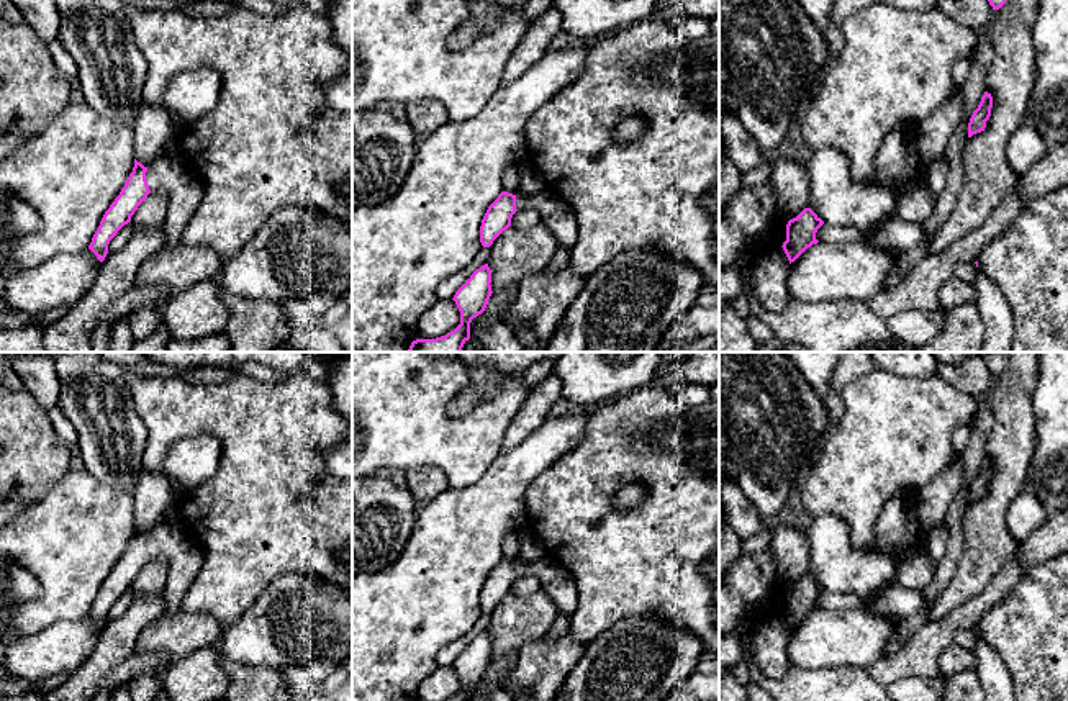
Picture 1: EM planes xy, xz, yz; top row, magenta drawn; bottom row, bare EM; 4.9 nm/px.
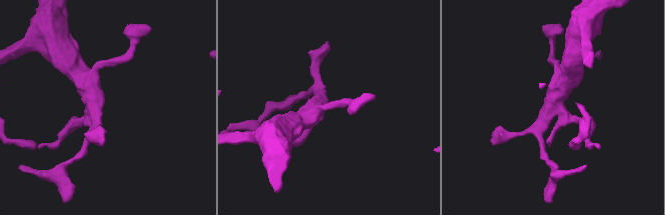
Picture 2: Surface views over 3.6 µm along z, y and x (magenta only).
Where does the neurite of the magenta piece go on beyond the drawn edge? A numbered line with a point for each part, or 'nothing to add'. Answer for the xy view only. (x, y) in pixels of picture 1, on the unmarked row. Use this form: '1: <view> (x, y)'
1: xy (182, 552)

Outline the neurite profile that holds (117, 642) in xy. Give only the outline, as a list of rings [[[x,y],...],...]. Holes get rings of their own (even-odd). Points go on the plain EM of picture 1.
[[[164,593],[138,595],[116,621],[108,621],[87,662],[67,681],[43,694],[43,701],[92,701],[105,678],[134,652],[146,624],[165,614]]]

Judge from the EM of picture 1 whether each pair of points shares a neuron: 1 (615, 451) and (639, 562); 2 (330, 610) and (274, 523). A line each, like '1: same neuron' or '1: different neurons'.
1: same neuron
2: different neurons

